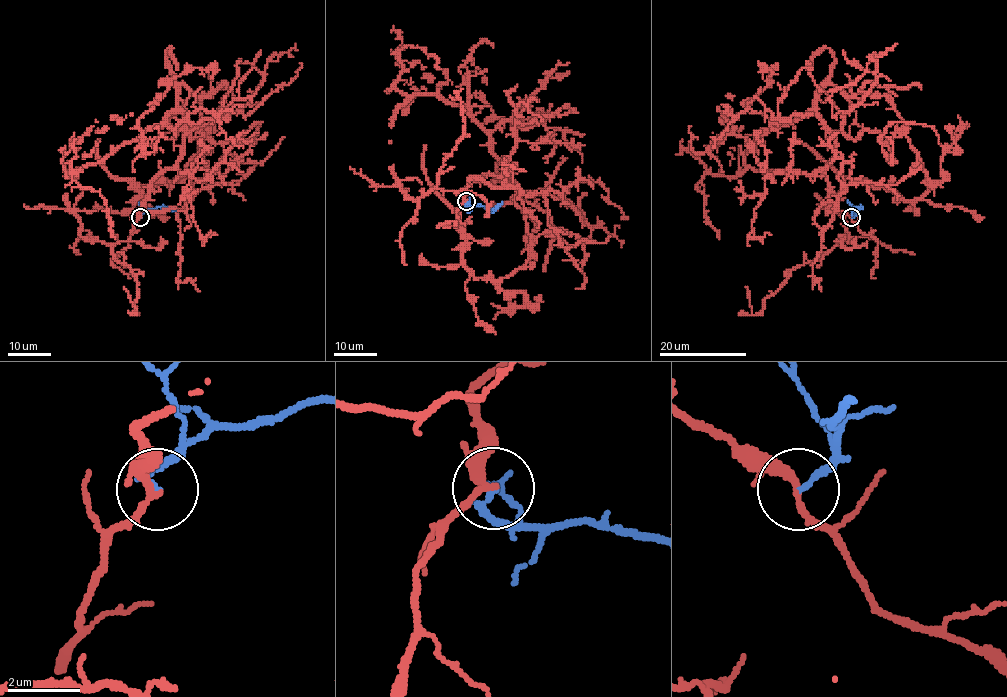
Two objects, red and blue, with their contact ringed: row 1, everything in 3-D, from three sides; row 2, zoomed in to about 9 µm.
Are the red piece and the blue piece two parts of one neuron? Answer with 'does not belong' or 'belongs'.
does not belong

